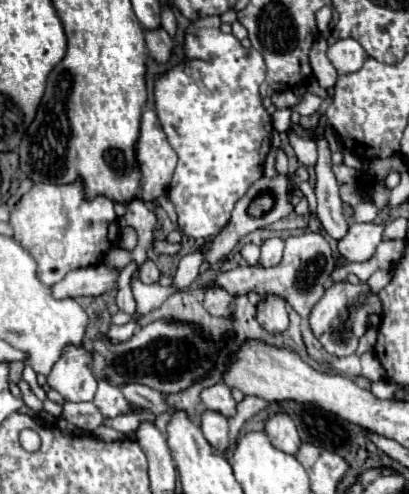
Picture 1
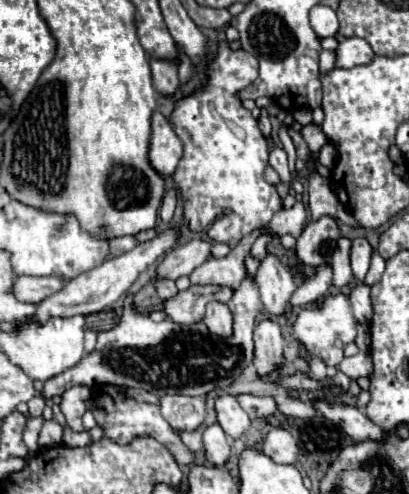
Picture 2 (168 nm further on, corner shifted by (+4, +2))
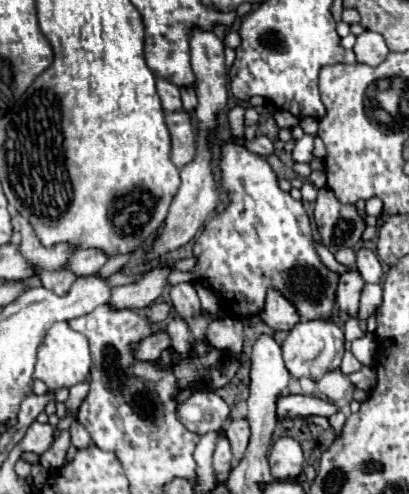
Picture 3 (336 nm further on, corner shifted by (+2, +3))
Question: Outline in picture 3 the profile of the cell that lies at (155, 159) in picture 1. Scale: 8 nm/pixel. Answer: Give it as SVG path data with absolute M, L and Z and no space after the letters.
M166 112L166 126L172 138L170 160L178 168L182 168L188 162L192 162L196 154L196 140L194 140L194 132L190 126L190 118L186 112Z

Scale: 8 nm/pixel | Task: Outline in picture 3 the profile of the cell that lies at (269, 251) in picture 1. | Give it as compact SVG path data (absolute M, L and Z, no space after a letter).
M270 288L266 296L266 304L260 312L260 318L274 330L290 330L300 322L300 314L296 306L276 288Z

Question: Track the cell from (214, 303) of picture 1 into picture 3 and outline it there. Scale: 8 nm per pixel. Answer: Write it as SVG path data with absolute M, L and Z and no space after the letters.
M214 318L208 324L206 338L214 348L222 348L222 350L240 354L242 340L244 340L244 326L236 318Z

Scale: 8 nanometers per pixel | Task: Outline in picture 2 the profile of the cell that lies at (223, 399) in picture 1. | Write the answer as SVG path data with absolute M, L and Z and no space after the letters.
M222 395L222 397L216 399L214 405L216 405L216 411L218 411L218 423L228 437L238 439L250 427L250 417L240 407L236 397Z

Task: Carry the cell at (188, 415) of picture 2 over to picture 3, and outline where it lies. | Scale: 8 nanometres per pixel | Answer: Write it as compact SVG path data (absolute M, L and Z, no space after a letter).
M196 392L176 410L178 420L186 430L204 436L206 432L218 430L230 416L228 404L214 392Z

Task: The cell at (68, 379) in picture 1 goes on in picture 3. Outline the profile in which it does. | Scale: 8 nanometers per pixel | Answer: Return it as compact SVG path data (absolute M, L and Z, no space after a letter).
M78 420L72 422L70 434L72 434L72 444L74 444L76 448L86 448L86 446L90 446L90 434L88 434L88 430L86 430Z

